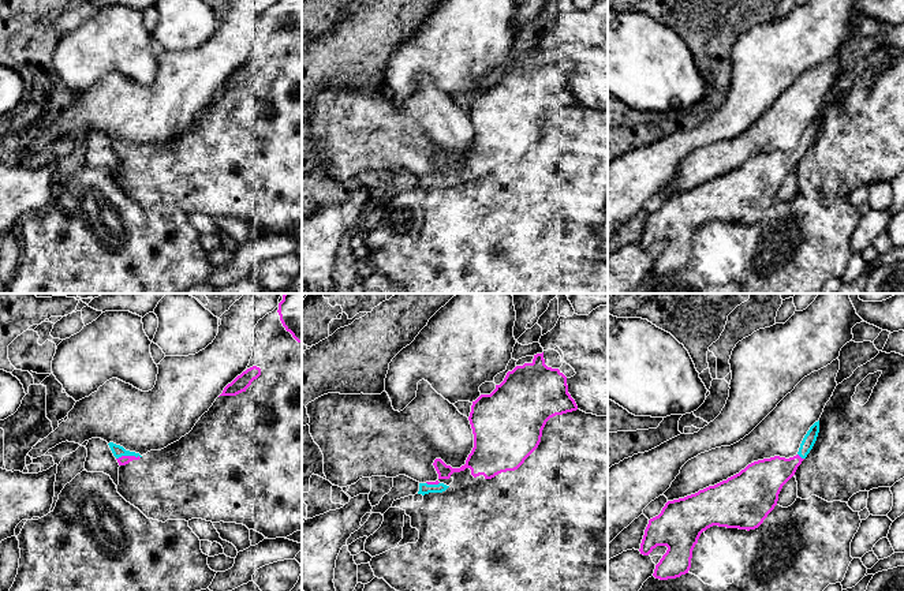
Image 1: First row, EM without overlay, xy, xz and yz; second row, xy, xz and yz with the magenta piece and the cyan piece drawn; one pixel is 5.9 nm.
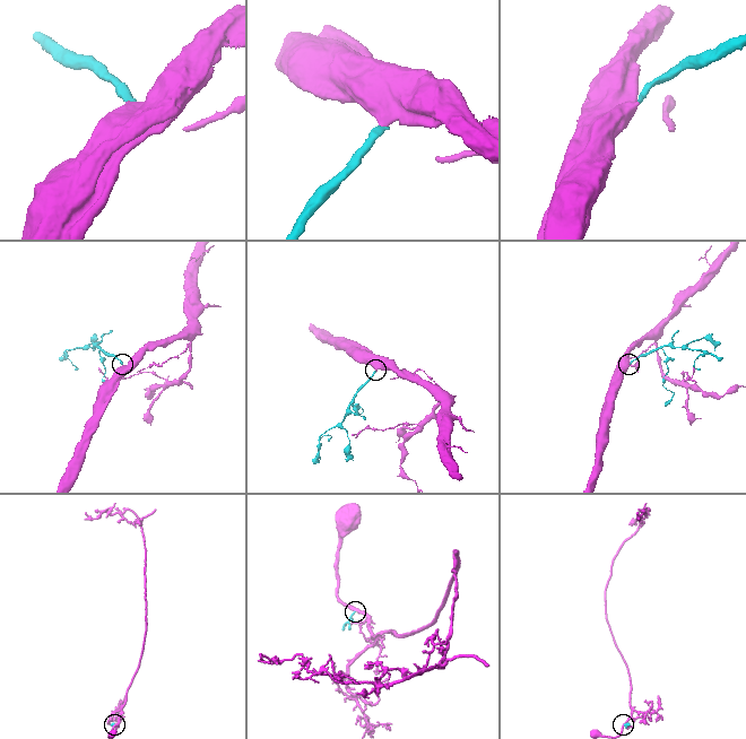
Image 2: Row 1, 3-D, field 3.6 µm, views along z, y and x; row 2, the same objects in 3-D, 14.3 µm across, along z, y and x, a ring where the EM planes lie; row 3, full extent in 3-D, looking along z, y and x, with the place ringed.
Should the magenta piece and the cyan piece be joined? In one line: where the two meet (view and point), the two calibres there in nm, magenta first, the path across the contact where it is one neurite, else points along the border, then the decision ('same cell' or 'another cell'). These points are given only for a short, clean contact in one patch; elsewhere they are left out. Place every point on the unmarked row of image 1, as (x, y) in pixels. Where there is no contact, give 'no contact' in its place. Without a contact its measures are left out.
xy (127, 150) | 60/70 nm | across xy (123, 154), (127, 150), (118, 145) | same cell

